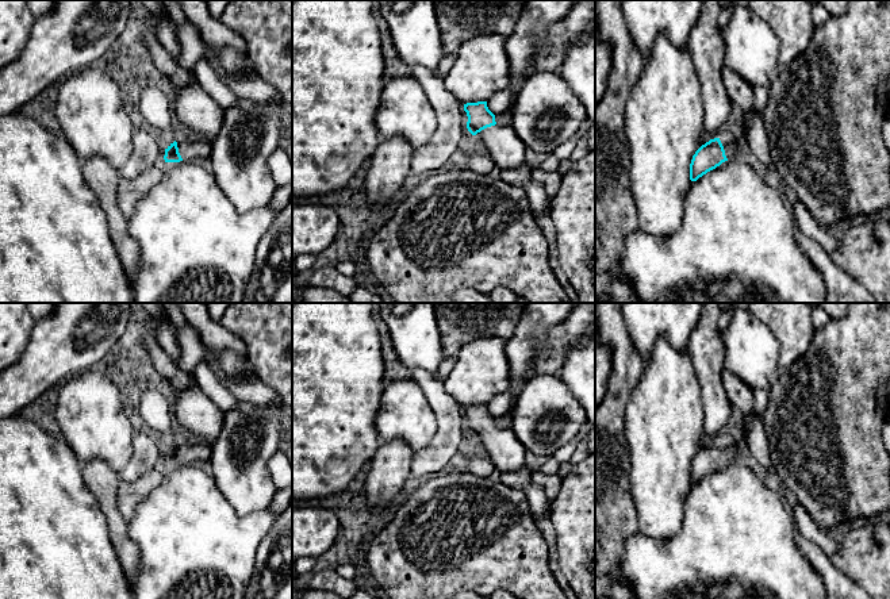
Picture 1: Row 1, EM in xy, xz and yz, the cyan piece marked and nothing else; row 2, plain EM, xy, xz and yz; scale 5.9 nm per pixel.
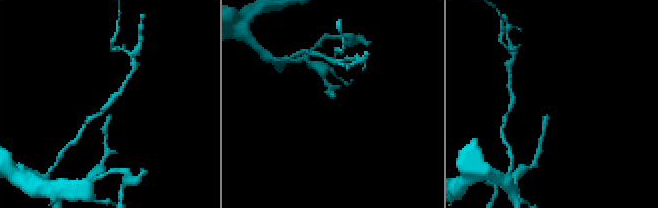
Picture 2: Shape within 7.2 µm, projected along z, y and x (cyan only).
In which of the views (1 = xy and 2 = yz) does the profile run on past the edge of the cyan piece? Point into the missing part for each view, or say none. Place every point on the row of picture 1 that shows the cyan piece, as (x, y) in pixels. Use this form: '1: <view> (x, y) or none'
1: xy (195, 148)
2: yz (733, 148)

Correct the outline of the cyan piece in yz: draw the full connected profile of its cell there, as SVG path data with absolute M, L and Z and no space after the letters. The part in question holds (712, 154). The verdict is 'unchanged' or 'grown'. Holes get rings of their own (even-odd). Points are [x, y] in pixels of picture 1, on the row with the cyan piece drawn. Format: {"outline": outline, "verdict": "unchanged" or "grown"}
{"outline": "M732 138L730 141L710 139L693 155L690 180L697 181L722 162L740 158L744 149L745 146L739 138Z", "verdict": "grown"}

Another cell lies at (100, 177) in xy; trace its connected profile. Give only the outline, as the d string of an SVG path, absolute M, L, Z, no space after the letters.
M92 158L81 165L87 187L95 193L106 212L110 238L131 284L141 265L141 250L130 234L128 219L118 207L116 192L120 174L103 158Z

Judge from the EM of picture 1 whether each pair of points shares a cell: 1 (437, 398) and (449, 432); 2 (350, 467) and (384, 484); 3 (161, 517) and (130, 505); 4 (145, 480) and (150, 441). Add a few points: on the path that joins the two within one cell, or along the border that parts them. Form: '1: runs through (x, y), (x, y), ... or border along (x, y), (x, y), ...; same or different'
1: runs through (444, 406), (449, 413), (449, 423); same
2: border along (379, 445), (360, 476); different
3: border along (158, 486), (138, 505), (129, 522); different
4: border along (160, 467), (134, 480), (121, 480); different

